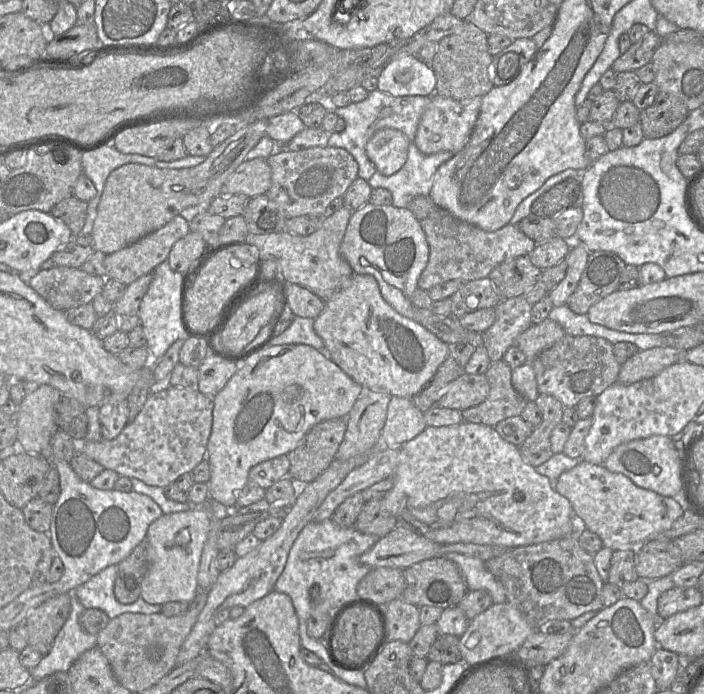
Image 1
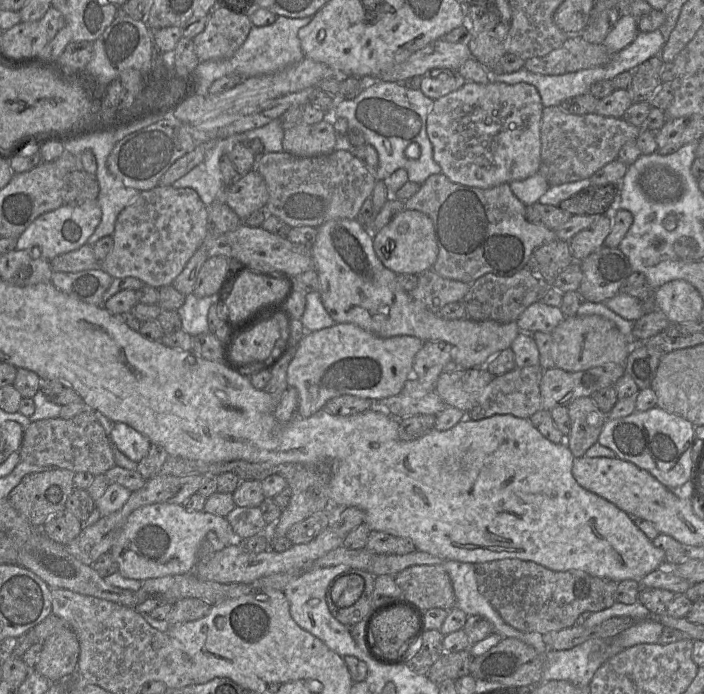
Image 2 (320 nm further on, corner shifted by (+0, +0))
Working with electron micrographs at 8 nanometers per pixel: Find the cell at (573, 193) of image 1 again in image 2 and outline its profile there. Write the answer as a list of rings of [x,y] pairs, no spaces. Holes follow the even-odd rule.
[[[621,183],[591,184],[562,201],[559,207],[571,215],[613,216],[619,210]]]

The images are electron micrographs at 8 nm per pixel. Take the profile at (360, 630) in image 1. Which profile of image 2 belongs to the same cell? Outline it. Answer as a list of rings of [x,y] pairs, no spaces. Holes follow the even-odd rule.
[[[397,607],[372,621],[368,640],[377,654],[394,657],[401,654],[419,629],[419,617],[407,608]]]

